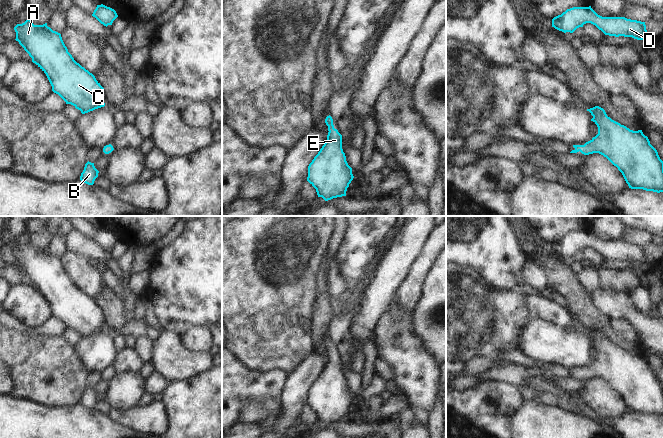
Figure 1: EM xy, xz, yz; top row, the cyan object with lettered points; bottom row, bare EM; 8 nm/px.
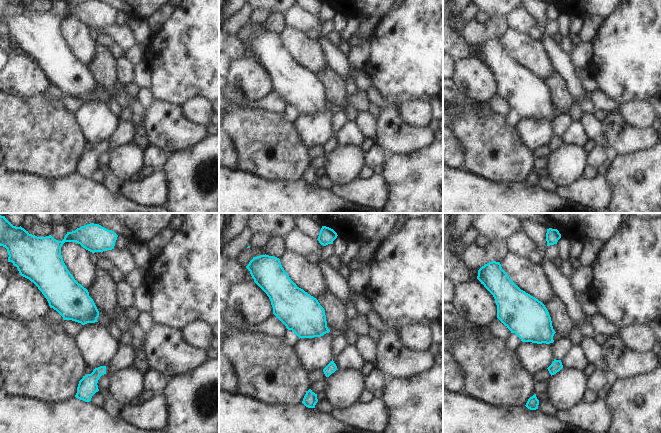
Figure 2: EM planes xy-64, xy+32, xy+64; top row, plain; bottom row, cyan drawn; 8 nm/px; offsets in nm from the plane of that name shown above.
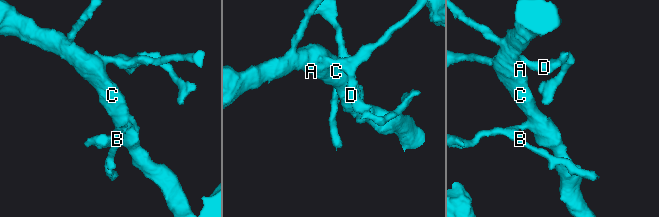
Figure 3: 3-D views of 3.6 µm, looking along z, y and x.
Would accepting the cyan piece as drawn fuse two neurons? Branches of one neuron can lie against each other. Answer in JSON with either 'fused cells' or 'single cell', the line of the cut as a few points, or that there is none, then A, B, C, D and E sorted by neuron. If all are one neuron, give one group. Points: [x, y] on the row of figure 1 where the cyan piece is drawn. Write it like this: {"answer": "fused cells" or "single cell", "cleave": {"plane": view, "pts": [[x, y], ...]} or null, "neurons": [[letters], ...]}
{"answer": "single cell", "cleave": null, "neurons": [["A", "B", "C", "D", "E"]]}

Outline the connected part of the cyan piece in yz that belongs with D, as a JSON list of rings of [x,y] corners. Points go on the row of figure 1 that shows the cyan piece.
[[[591,6],[567,9],[552,19],[552,27],[564,33],[573,33],[586,23],[595,25],[605,35],[632,37],[637,40],[647,39],[645,22],[625,17],[602,17]]]

